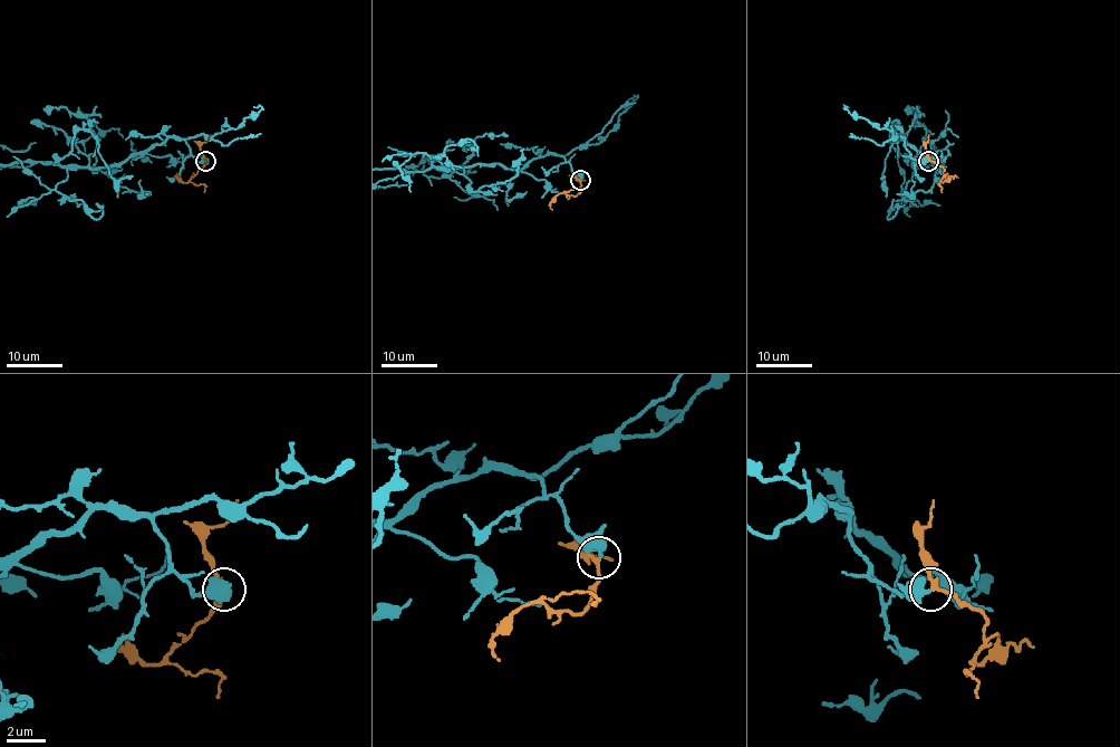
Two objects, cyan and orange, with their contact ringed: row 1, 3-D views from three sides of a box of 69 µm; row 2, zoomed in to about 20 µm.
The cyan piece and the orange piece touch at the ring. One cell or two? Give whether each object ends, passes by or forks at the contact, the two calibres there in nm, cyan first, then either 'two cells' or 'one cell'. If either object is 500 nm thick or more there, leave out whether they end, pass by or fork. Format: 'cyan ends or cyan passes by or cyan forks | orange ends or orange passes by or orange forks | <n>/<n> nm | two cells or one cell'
cyan ends | orange passes by | 460/190 nm | one cell

